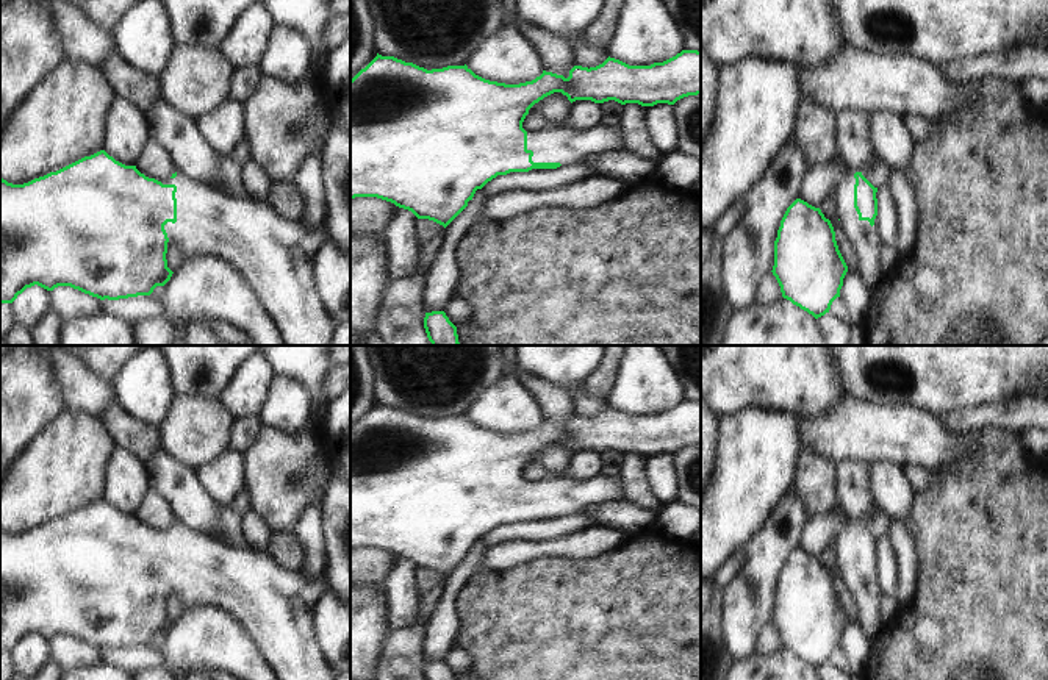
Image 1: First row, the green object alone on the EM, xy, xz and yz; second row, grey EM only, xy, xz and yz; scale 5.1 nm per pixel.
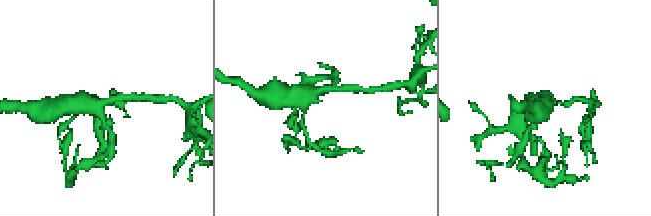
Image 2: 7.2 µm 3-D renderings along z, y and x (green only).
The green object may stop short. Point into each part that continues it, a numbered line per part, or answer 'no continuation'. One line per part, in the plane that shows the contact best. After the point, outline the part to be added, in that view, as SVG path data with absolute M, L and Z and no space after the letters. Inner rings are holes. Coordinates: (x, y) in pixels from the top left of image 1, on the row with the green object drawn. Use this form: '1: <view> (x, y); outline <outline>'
1: xy (272, 255); outline M180 174L161 183L177 186L177 222L164 225L167 247L177 245L183 258L203 252L233 266L277 327L282 345L328 345L335 327L324 314L311 280L311 258L327 242L325 227L310 233L299 220L278 219L257 200L225 197Z

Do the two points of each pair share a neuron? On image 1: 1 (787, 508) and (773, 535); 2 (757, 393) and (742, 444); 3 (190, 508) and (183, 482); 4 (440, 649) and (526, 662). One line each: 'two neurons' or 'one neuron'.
1: one neuron
2: two neurons
3: one neuron
4: two neurons

